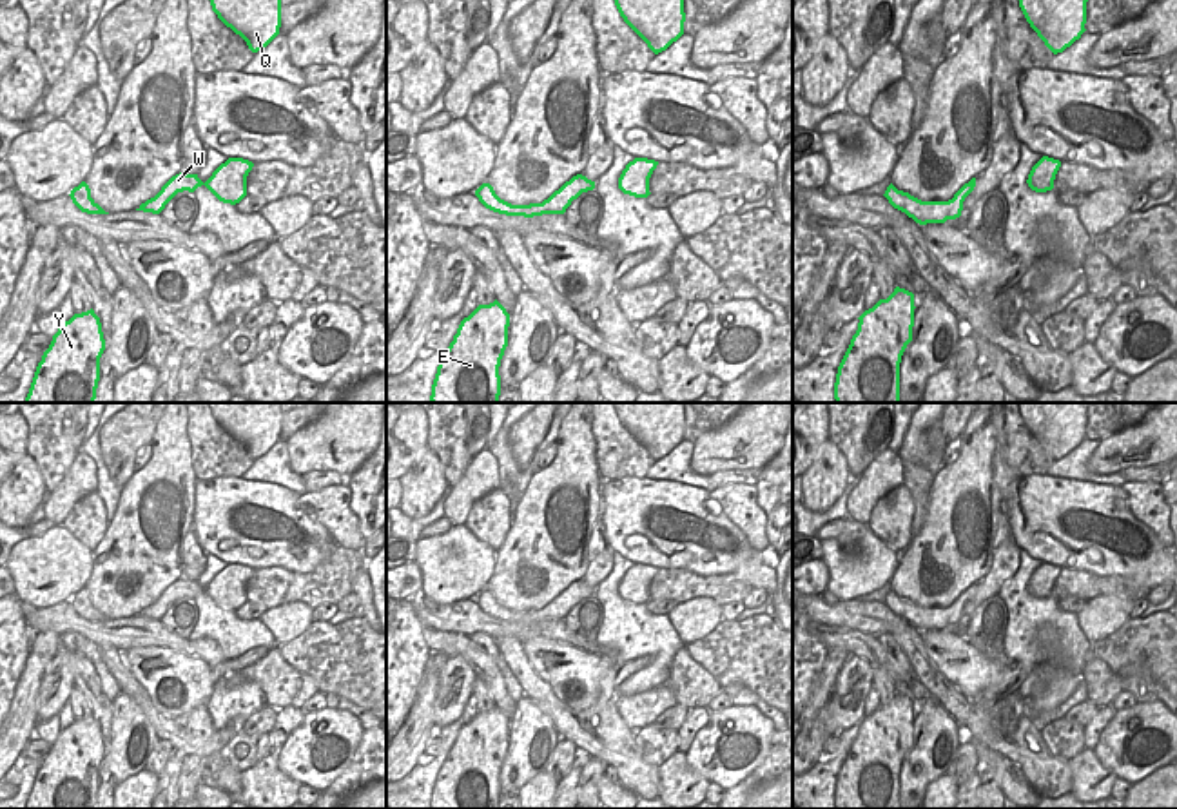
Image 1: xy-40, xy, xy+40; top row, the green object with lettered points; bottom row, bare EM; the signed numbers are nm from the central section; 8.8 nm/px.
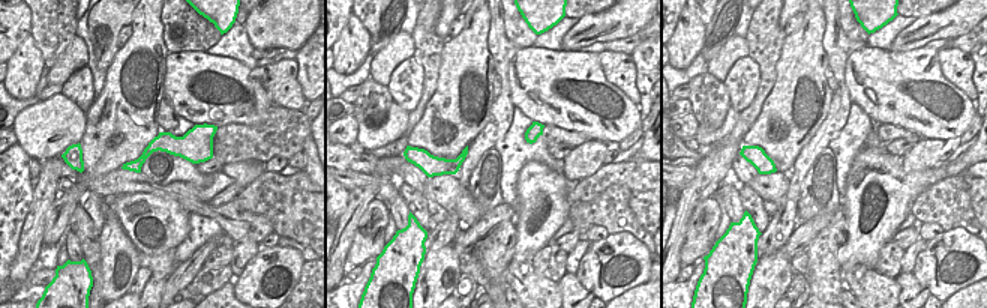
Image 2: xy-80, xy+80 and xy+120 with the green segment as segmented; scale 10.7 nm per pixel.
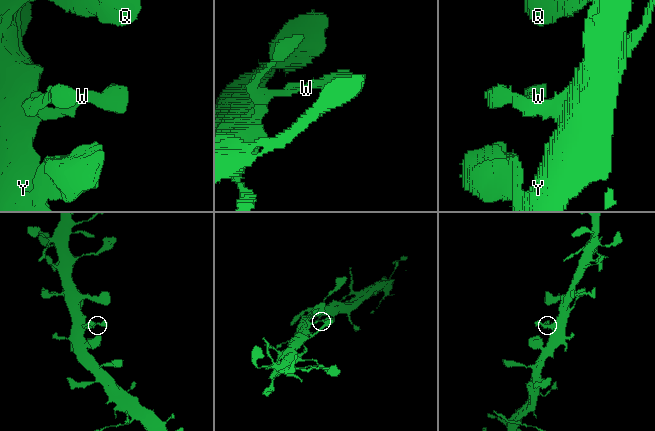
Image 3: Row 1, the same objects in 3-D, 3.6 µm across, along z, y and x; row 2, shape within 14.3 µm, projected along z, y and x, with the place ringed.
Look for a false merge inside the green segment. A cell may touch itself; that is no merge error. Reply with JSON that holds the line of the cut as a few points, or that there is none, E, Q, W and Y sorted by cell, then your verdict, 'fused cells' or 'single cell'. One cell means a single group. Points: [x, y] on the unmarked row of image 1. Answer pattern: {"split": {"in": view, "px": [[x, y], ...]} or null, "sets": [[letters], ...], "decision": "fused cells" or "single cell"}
{"split": null, "sets": [["E", "Q", "W", "Y"]], "decision": "single cell"}

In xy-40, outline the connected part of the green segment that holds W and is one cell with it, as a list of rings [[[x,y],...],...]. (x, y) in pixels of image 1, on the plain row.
[[[229,564],[205,590],[198,580],[180,579],[172,582],[154,604],[141,609],[136,617],[160,620],[178,599],[194,599],[201,591],[205,591],[219,608],[236,611],[247,602],[247,582],[252,573],[254,570],[248,566]]]

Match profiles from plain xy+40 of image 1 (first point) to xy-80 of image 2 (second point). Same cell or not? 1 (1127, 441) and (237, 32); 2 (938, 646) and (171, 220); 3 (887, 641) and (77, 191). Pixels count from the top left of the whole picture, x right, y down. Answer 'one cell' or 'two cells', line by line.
1: two cells
2: one cell
3: two cells

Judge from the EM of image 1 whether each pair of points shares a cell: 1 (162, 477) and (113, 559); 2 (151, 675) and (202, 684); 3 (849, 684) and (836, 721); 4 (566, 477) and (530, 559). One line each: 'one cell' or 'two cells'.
1: one cell
2: one cell
3: one cell
4: one cell

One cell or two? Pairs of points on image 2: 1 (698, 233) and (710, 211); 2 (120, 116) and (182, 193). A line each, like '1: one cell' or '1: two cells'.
1: one cell
2: two cells

